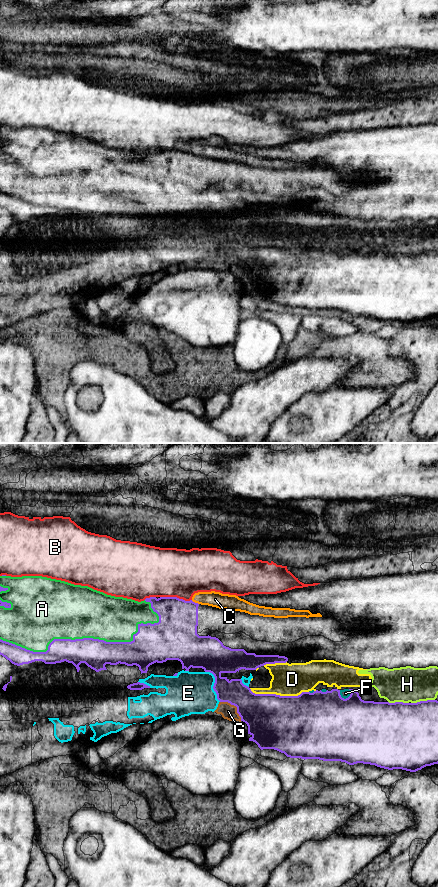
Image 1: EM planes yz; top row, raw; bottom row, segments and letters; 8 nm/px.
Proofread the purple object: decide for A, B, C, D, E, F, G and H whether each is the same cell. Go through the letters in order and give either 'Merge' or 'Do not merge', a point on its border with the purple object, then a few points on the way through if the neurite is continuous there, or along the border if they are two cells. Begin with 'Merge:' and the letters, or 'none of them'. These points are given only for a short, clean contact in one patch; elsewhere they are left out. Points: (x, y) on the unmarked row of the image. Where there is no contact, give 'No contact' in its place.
Merge: none of them
A: Do not merge. Touches purple at yz (84, 190)
B: Do not merge. Touches purple at yz (176, 149)
C: Do not merge. Touches purple at yz (194, 154)
D: Do not merge. Touches purple at yz (279, 247)
E: Do not merge. Touches purple at yz (214, 236)
F: Do not merge. Touches purple at yz (346, 250)
G: Do not merge. Touches purple at yz (235, 257). Boundary: yz (220, 253), (233, 256), (241, 272)
H: Do not merge. Touches purple at yz (422, 253). Boundary: yz (434, 251), (411, 255)

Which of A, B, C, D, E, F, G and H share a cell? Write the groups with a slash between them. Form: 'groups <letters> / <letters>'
groups A / B C / D E F G H

